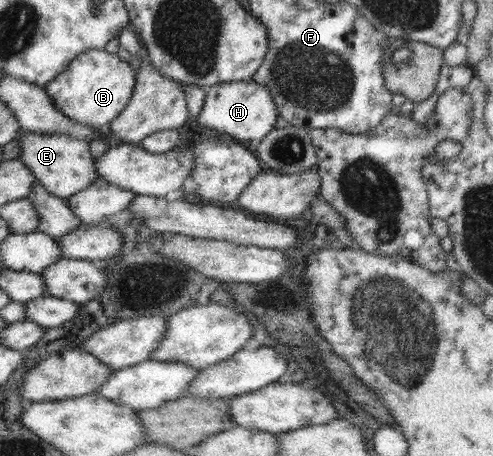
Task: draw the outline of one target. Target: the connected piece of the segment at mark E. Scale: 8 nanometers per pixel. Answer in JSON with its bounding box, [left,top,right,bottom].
[16,130,100,198]

